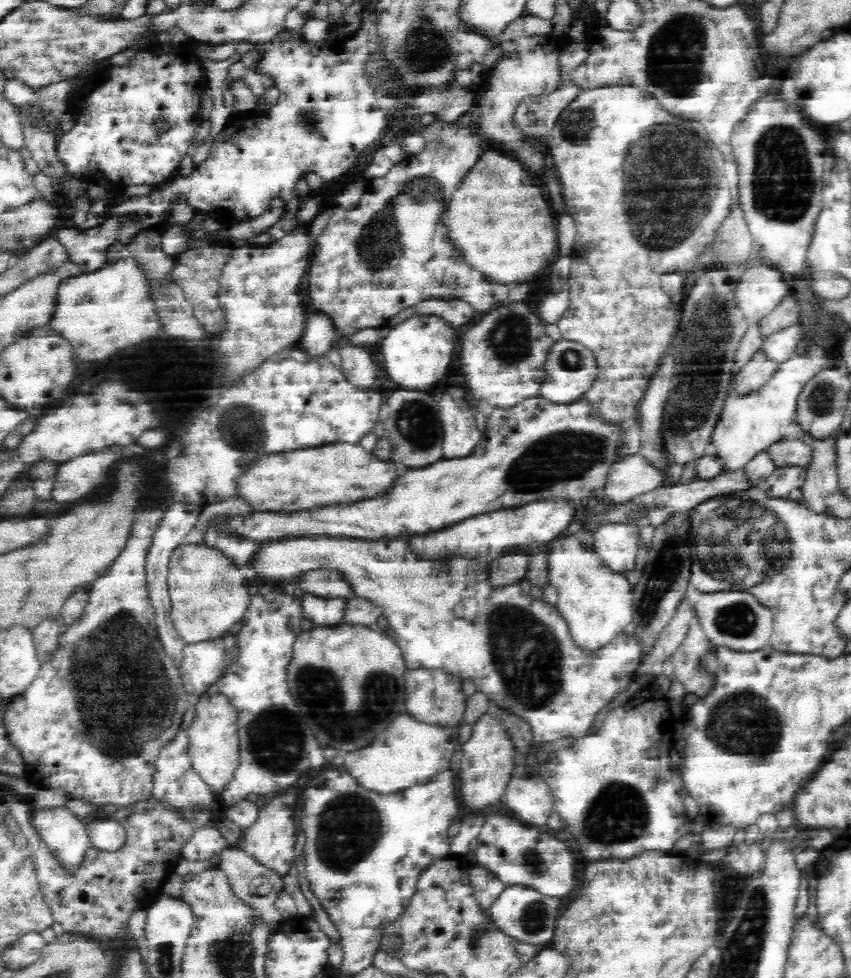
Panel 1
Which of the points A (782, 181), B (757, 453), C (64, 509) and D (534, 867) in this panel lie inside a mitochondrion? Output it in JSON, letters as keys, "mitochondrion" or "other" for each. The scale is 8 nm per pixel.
{"A":"mitochondrion","B":"other","C":"other","D":"mitochondrion"}

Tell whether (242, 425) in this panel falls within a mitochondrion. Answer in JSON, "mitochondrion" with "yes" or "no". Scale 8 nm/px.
{"mitochondrion":"yes"}

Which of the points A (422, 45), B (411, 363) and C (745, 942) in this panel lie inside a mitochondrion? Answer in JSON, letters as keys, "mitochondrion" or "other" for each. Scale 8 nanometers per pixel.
{"A":"mitochondrion","B":"other","C":"mitochondrion"}

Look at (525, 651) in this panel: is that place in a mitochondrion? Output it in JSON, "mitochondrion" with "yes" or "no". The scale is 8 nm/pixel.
{"mitochondrion":"yes"}

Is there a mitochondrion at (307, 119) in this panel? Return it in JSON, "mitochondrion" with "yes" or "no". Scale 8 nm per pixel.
{"mitochondrion":"yes"}

